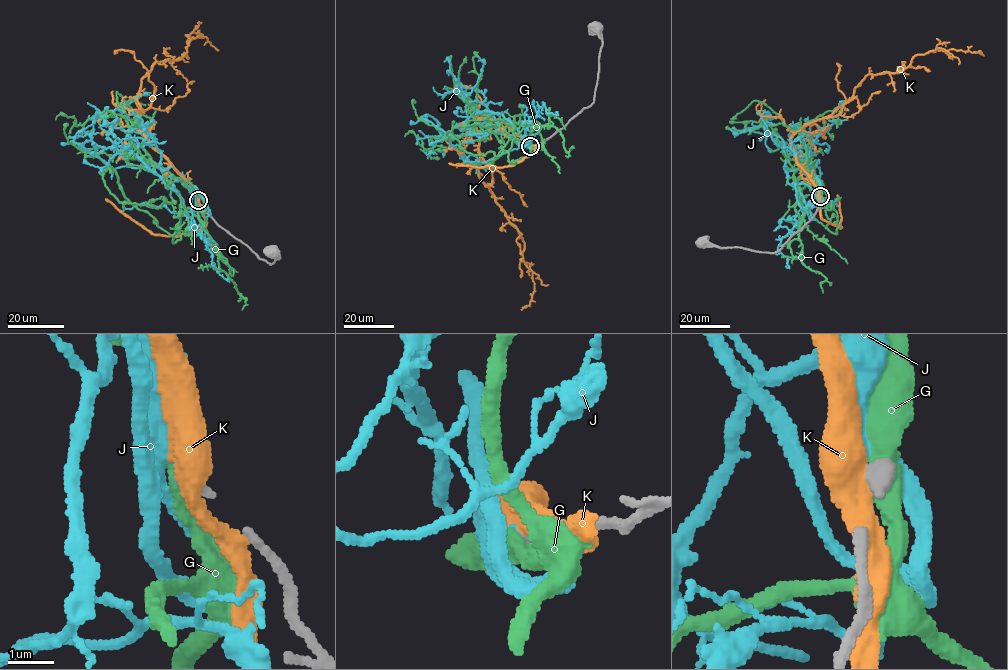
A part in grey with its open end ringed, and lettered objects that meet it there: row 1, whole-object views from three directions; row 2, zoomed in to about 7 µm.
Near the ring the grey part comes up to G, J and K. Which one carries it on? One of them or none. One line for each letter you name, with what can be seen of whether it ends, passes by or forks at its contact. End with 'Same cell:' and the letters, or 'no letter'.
Same cell: no letter

